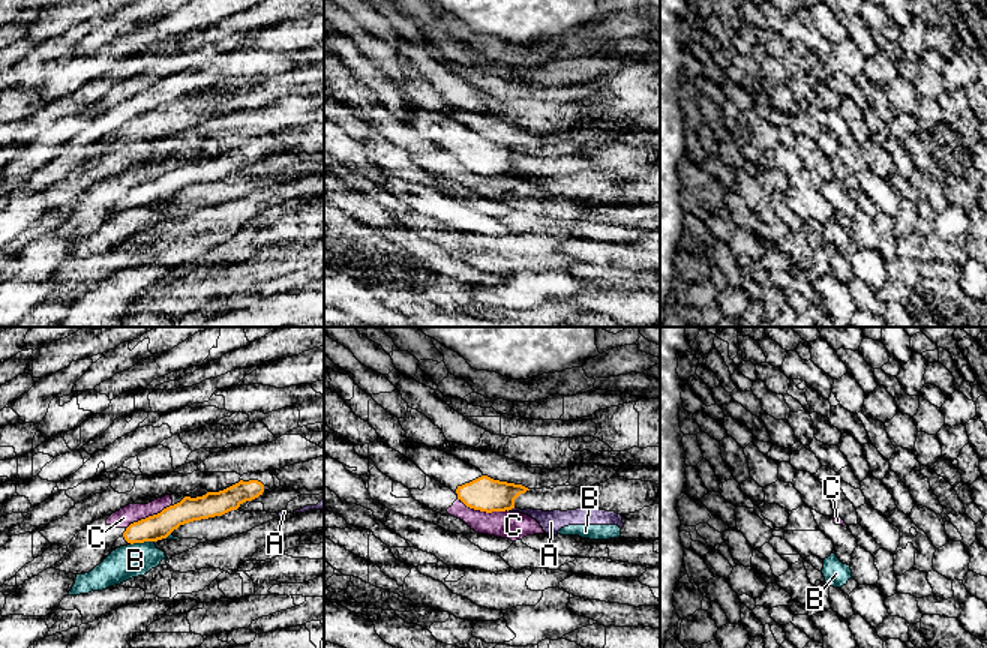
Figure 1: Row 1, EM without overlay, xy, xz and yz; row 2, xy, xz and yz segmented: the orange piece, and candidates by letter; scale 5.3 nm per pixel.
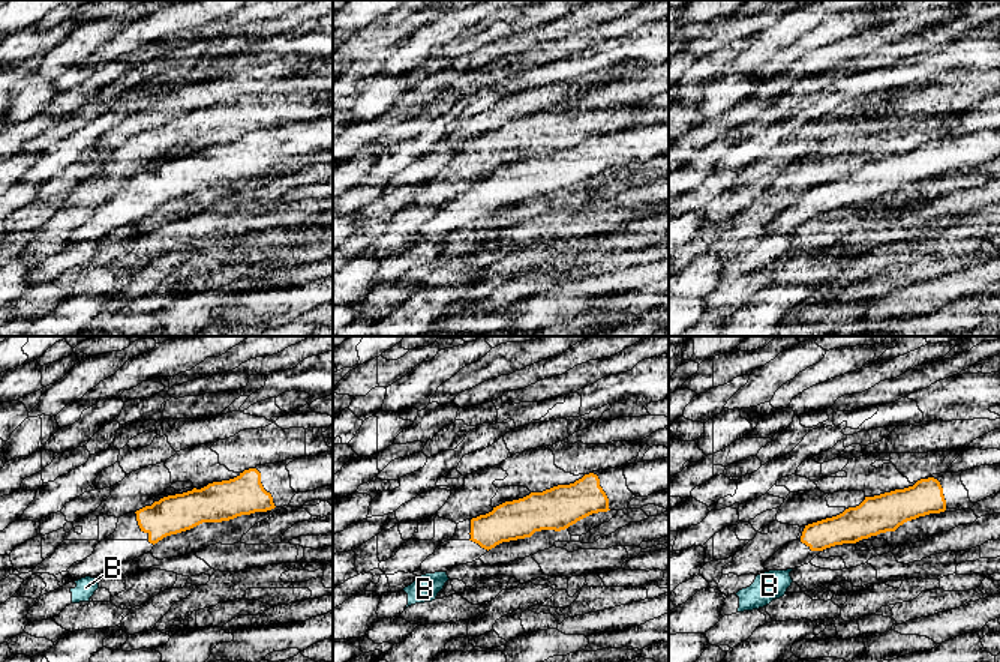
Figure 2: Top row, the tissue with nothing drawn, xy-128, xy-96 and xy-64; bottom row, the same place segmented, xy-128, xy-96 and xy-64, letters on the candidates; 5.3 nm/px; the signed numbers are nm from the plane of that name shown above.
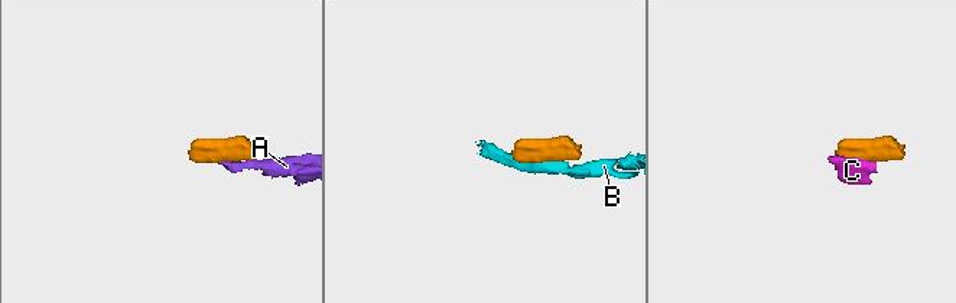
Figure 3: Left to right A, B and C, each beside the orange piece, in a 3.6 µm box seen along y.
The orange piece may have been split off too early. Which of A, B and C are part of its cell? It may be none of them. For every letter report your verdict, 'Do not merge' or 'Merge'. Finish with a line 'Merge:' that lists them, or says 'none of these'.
A: Do not merge
B: Do not merge
C: Do not merge
Merge: none of these

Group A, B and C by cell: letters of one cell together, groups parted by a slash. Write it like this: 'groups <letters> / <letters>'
groups A B / C

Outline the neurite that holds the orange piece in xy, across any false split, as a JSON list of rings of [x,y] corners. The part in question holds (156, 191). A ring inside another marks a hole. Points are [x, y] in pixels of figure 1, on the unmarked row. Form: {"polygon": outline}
{"polygon": [[[240,144],[219,156],[207,156],[196,162],[184,160],[160,177],[130,188],[123,200],[116,204],[112,214],[120,210],[166,202],[180,189],[237,174],[243,166],[258,162],[268,153],[258,144]]]}

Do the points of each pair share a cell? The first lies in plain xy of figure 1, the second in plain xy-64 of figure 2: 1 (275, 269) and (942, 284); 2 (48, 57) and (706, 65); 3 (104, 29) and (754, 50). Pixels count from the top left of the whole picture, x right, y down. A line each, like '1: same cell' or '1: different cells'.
1: different cells
2: same cell
3: same cell

